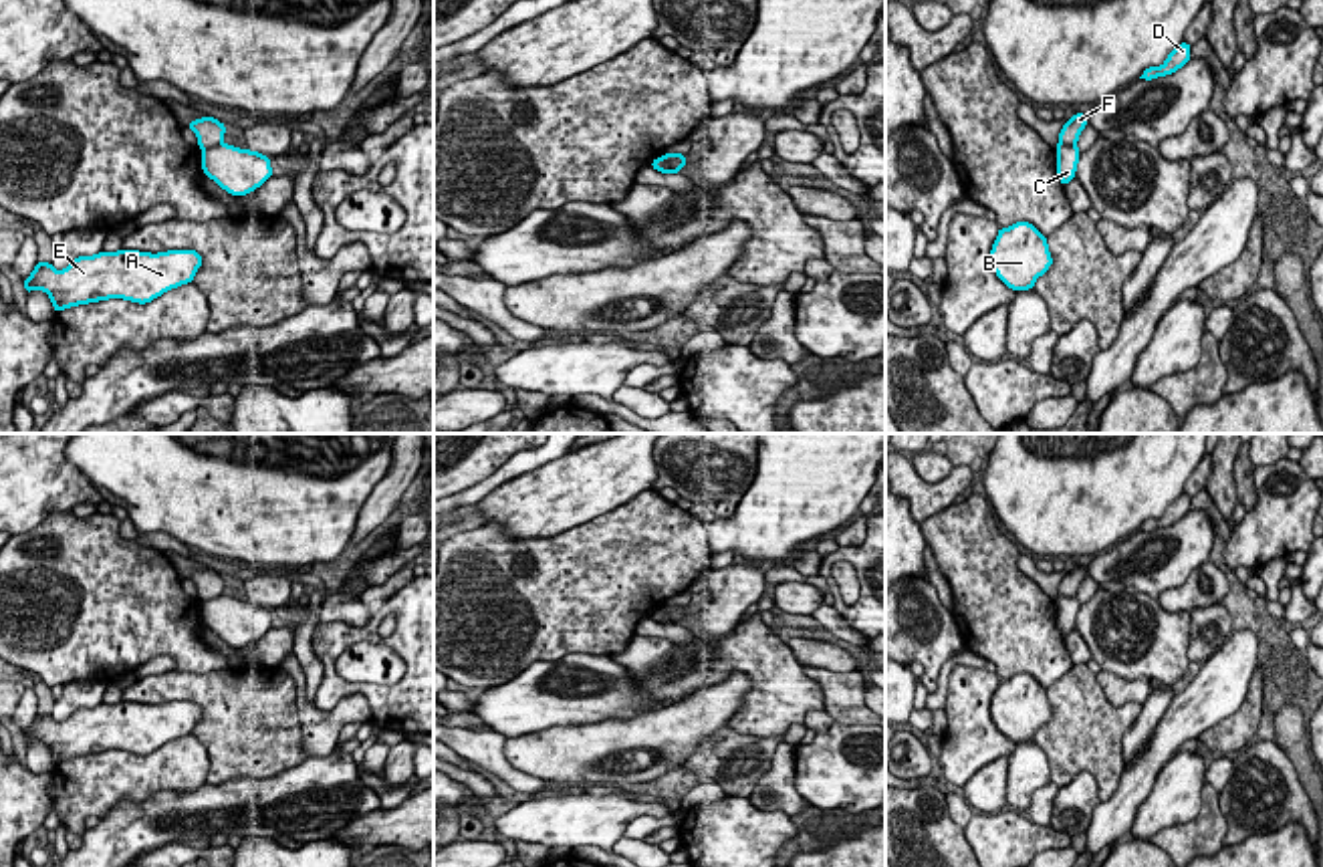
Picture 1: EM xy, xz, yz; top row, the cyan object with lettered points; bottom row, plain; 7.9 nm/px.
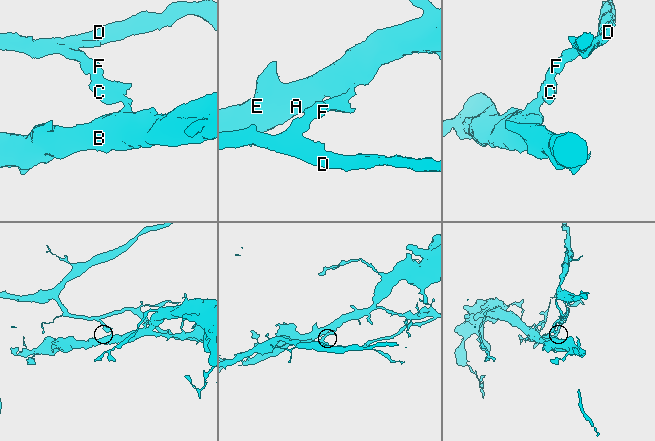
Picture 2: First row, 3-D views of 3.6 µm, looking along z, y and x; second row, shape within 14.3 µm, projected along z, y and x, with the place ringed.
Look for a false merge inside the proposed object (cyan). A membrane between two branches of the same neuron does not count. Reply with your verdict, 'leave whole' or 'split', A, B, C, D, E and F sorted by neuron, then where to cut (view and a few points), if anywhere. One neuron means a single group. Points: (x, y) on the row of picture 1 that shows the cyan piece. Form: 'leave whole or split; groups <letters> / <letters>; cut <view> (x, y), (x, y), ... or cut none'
split; groups A B C E / D F; cut xy (220, 142), (202, 150)

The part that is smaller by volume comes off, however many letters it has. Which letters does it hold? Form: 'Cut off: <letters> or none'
Cut off: D, F

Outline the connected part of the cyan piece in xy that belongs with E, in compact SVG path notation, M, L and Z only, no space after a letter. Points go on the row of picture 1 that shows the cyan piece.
M119 250L79 256L65 270L50 262L36 262L32 274L22 280L26 294L44 290L54 313L77 304L107 298L151 302L159 294L194 280L202 266L196 250L167 250L159 254Z

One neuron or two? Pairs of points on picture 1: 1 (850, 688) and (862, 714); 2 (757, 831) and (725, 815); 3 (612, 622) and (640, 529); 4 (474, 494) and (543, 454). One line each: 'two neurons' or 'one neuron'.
1: one neuron
2: one neuron
3: one neuron
4: one neuron

